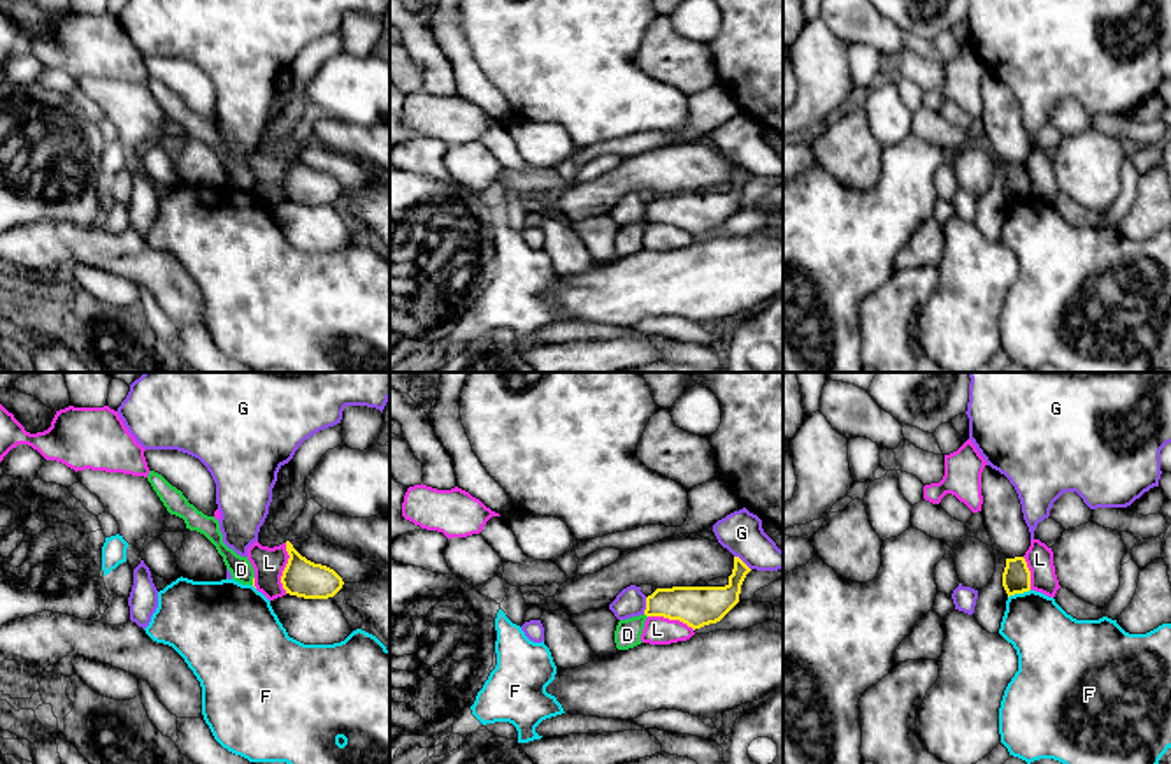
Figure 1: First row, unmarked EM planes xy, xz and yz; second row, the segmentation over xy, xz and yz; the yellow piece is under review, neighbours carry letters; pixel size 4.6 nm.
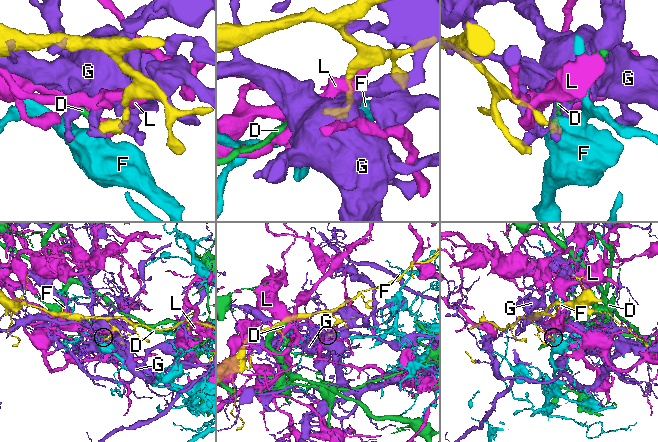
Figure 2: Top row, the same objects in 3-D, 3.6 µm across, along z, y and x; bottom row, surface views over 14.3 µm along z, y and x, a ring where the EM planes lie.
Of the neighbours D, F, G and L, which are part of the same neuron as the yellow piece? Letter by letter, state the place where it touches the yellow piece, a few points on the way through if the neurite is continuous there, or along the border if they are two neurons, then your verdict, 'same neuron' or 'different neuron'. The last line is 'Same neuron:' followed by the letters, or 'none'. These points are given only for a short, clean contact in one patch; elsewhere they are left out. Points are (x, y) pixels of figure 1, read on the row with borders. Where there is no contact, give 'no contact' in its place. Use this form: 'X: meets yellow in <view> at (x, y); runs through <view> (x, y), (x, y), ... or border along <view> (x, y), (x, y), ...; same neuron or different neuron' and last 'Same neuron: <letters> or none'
D: meets yellow in xy at (253, 580); border along xy (253, 576), (251, 583); different neuron
F: meets yellow in yz at (1019, 592); different neuron
G: meets yellow in xz at (743, 562); different neuron
L: meets yellow in xy at (285, 568); different neuron
Same neuron: none

